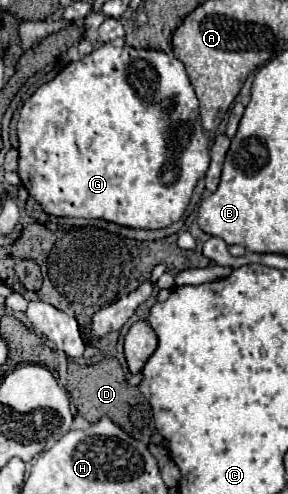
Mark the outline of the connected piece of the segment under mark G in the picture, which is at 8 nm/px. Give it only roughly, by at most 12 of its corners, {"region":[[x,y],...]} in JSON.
{"region":[[102,44],[20,110],[46,214],[160,230],[210,164],[166,52]]}

